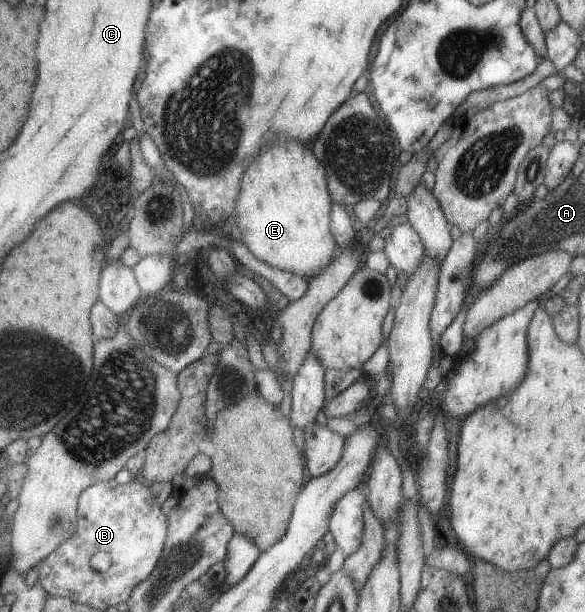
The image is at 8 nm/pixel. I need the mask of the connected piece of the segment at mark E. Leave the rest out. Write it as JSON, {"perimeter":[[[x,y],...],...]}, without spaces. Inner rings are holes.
{"perimeter":[[[277,140],[259,151],[243,173],[234,219],[241,230],[241,241],[256,259],[308,281],[322,273],[338,251],[329,228],[332,204],[324,168],[309,147],[294,140]]]}

